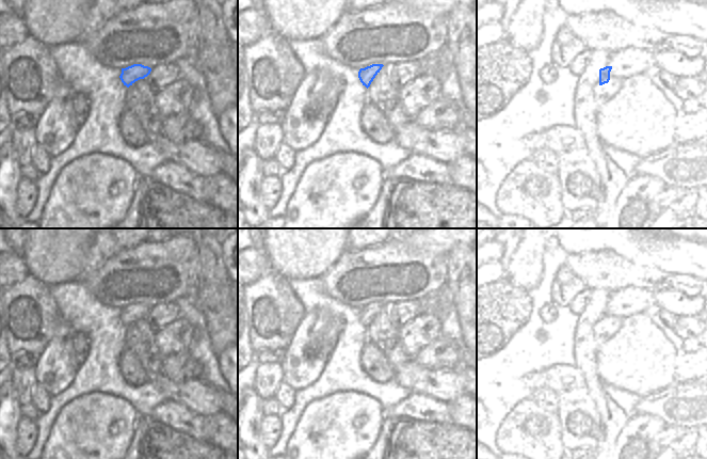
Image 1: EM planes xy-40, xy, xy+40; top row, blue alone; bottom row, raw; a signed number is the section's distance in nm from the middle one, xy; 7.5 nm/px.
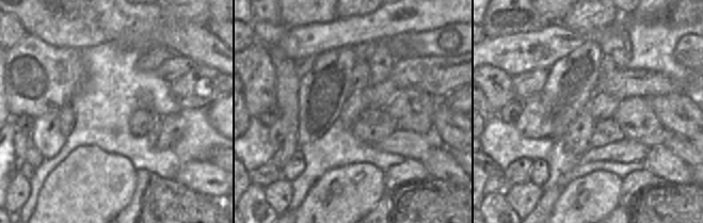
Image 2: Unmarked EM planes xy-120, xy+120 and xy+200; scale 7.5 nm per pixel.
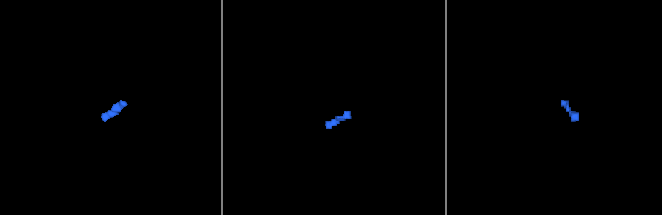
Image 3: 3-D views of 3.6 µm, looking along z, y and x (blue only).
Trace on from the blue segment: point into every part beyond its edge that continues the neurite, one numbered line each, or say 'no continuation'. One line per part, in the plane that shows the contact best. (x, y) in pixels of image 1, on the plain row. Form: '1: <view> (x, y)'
1: xy+40 (603, 328)

